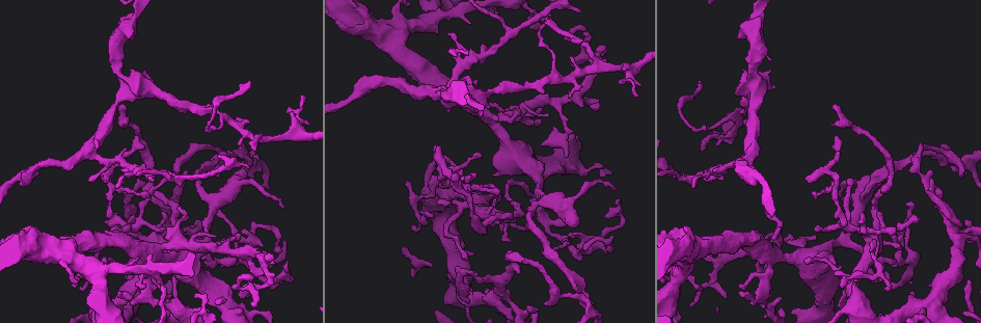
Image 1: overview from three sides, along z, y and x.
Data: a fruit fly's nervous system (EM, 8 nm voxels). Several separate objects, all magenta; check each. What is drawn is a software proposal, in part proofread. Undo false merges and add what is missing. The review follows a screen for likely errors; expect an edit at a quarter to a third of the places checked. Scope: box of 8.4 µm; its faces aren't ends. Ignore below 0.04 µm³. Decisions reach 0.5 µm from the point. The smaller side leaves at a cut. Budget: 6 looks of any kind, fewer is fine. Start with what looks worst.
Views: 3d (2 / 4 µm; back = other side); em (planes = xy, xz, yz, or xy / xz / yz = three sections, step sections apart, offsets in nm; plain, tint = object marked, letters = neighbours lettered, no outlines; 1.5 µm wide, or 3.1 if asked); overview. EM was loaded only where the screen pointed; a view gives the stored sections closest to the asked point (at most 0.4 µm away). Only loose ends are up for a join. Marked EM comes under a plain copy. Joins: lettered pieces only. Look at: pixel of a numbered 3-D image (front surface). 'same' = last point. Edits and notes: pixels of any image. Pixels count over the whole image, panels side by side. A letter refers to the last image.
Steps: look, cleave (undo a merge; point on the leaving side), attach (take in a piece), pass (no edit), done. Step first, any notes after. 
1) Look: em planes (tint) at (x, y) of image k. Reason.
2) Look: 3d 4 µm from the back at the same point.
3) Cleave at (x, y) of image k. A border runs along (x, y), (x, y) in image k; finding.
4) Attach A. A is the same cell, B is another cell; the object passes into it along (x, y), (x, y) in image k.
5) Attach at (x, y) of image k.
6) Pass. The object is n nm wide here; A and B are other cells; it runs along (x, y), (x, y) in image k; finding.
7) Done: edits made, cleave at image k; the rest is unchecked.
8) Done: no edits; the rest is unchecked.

Look: 3d 4 µm at (579, 297) of image 1. Arms run side by side.

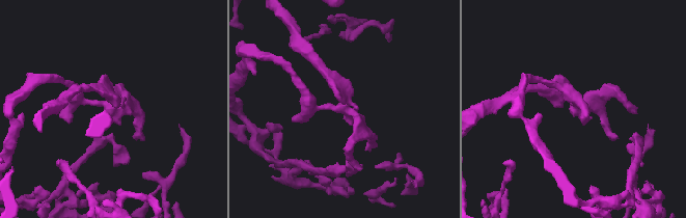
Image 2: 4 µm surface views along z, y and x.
Look: em yz step 8 (tint) at (107, 103) of image 2. Need the tissue.

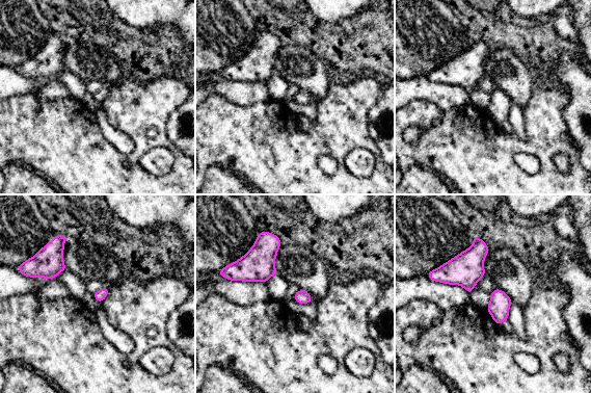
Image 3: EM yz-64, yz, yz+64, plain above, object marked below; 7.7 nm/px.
Look: em planes (letters) at the same point.

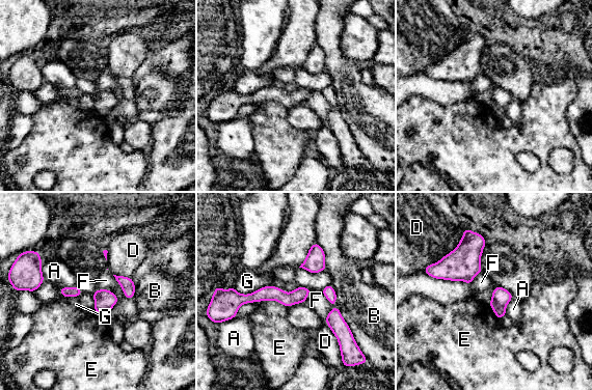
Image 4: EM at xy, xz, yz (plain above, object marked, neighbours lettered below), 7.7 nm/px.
Pass. The object is 120 nm wide here; A, B, D, E, F and G are other cells; a border runs along (321, 290), (333, 307), (325, 318) in image 4; continuous, no second neuron.

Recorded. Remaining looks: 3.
Look: em planes (tint) at (694, 187) of image 1. An open end.

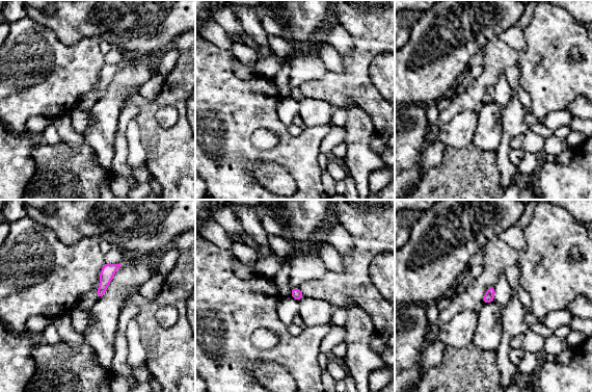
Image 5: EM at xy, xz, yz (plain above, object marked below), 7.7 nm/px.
Look: em planes (letters) at the same point. See the neighbours.

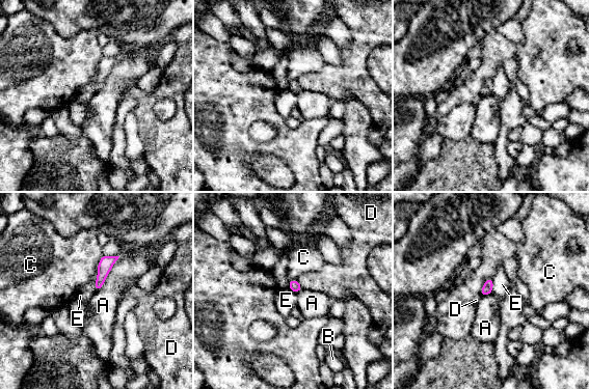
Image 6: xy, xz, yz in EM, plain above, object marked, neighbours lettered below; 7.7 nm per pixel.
Pass. The longest contact is with A, 340 nm; A, B, C, D and E are other cells; a border runs along (98, 266), (95, 282), (96, 290) in image 6; none of them fits.

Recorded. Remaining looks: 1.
Look: em planes (letters) at (708, 258) of image 1. An open end.

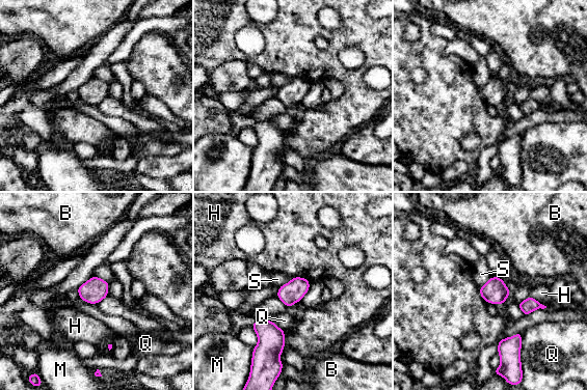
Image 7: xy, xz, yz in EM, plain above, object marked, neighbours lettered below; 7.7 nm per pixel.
Pass. The object is 170 nm wide here; the longest contact is with Q, 200 nm; B, H, M, Q and S are other cells; no lettered piece goes on from it.

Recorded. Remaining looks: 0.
Done: no edits; the rest is unchecked.

